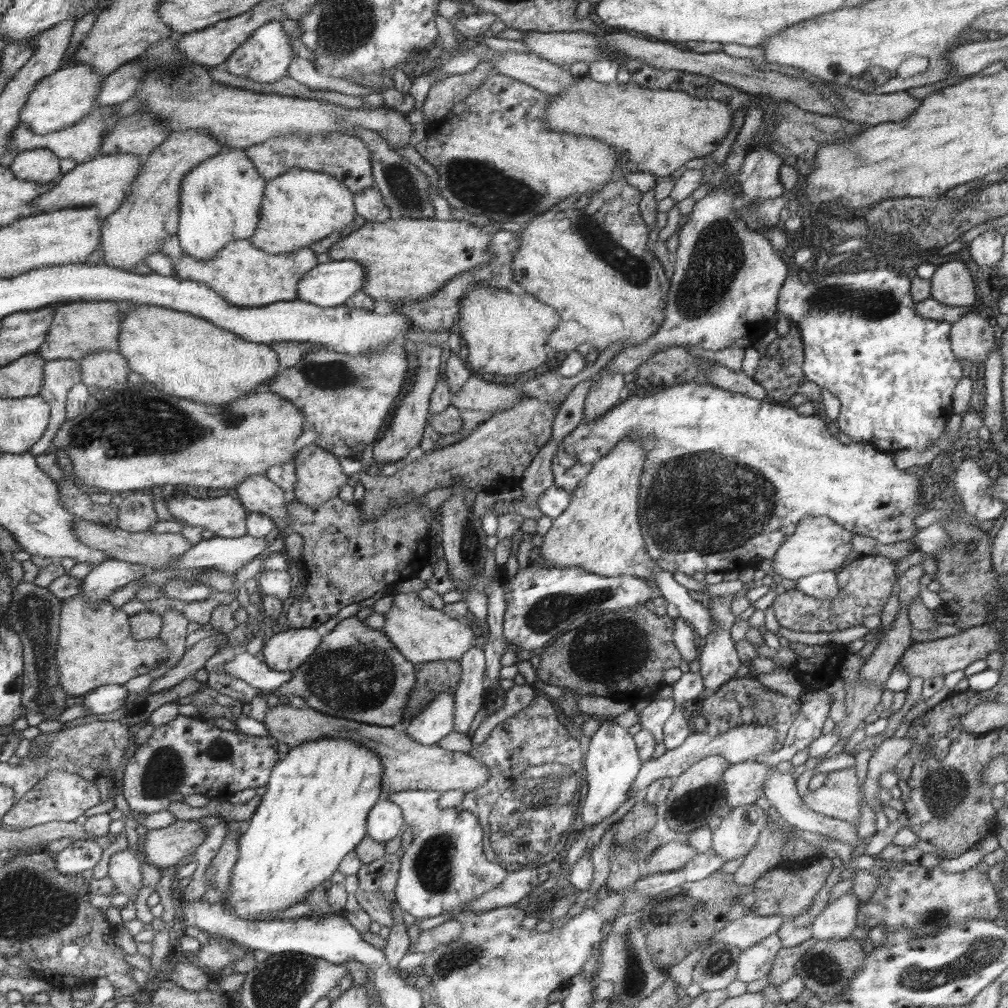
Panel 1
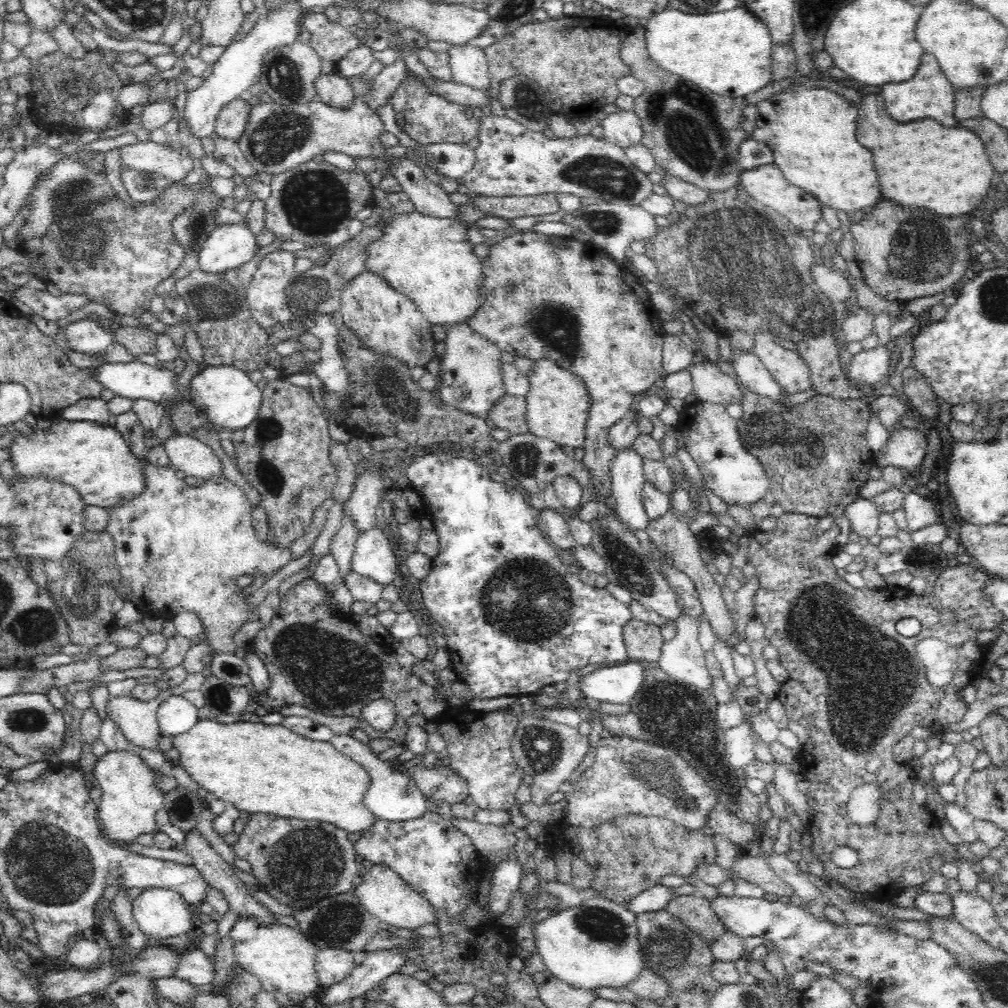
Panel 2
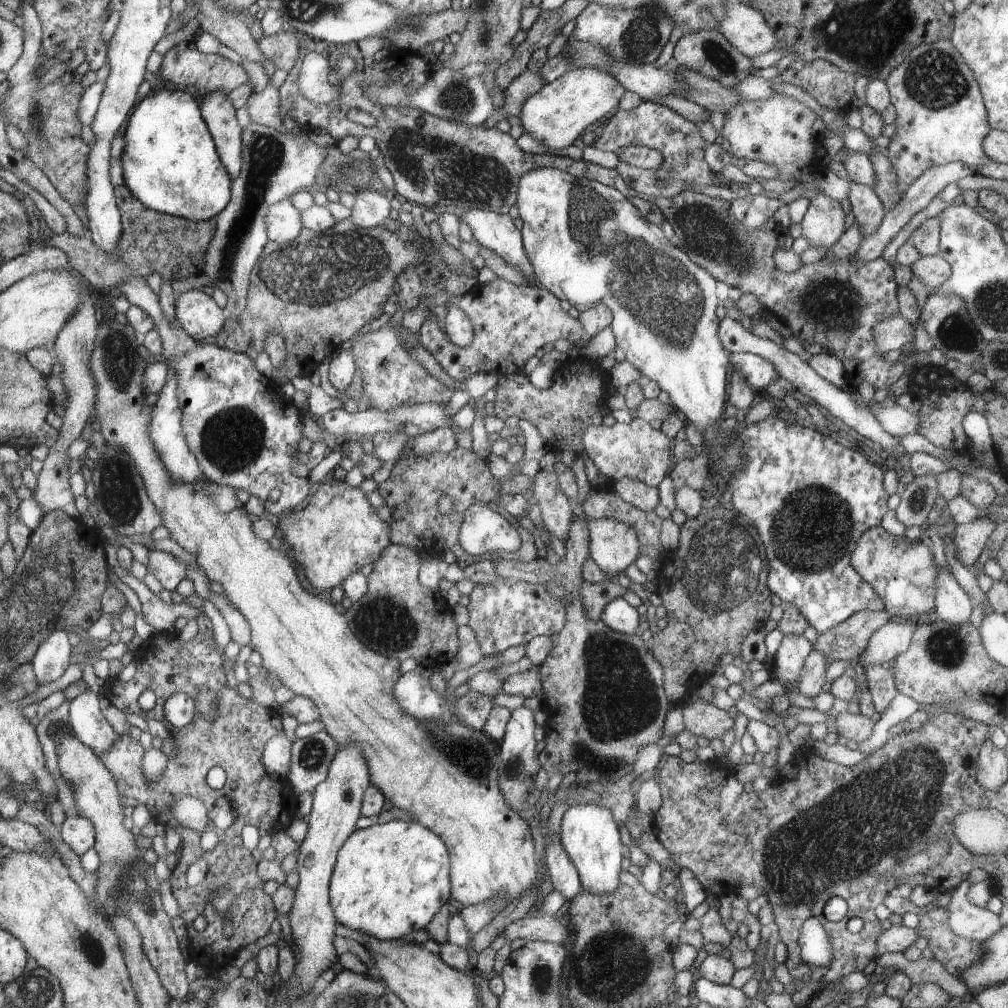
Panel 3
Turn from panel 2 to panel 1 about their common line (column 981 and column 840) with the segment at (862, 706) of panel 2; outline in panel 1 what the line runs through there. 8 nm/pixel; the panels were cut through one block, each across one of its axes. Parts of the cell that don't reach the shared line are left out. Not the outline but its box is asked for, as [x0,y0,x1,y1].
[771,554,896,693]

